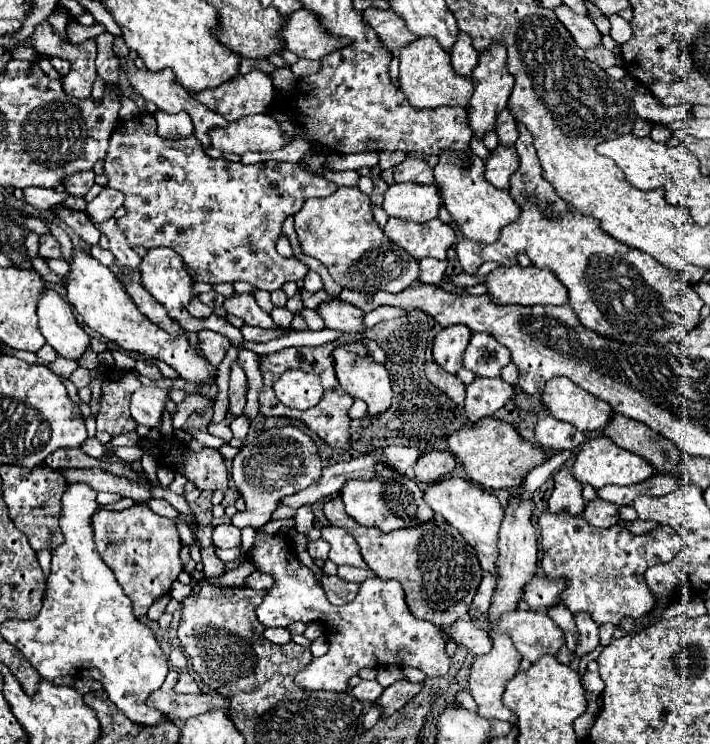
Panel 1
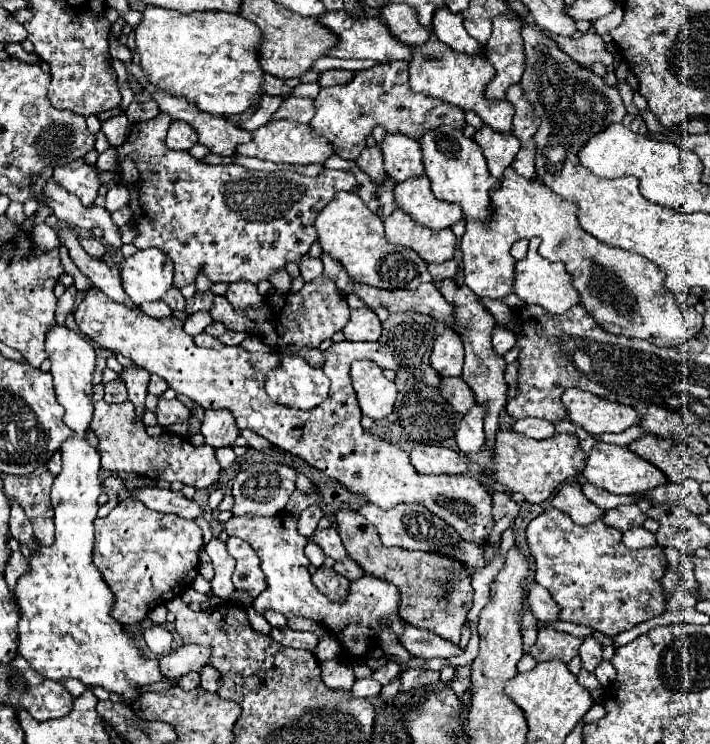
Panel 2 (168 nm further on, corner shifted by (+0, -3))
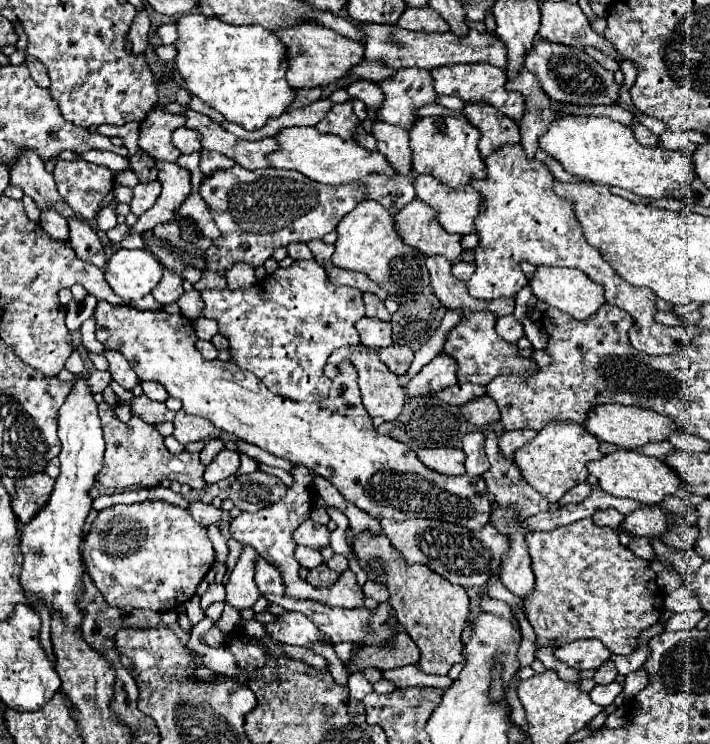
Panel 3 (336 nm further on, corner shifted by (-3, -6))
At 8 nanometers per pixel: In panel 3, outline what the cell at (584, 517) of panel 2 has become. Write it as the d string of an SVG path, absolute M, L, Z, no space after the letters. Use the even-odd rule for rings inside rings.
M606 509L606 511L598 511L598 513L594 513L592 519L596 521L596 525L606 525L606 527L616 529L616 527L622 525L624 515L622 515L620 511L616 511L616 509Z

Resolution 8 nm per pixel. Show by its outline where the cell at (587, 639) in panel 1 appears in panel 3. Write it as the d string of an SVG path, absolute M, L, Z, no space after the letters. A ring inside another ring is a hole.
M610 661L610 663L604 663L604 665L596 671L594 681L596 681L598 685L608 685L608 683L612 683L616 677L618 677L618 671L616 671L614 663Z

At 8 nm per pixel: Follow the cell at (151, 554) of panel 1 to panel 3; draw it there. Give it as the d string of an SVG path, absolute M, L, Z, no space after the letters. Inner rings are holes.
M142 501L130 505L112 505L108 509L98 511L90 533L82 547L82 559L88 567L88 573L94 585L102 591L104 599L112 607L136 607L136 609L150 609L150 611L170 611L178 609L186 603L194 593L198 583L210 571L214 563L214 547L208 539L206 527L196 523L186 509L170 505L168 501Z

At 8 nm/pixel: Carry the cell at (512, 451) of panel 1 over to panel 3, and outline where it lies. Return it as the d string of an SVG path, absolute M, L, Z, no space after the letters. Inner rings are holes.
M550 421L532 441L524 443L516 451L514 461L520 467L524 481L528 481L530 487L534 487L550 503L556 503L568 489L586 481L586 463L600 457L604 457L600 451L600 439L588 433L584 425L576 421Z

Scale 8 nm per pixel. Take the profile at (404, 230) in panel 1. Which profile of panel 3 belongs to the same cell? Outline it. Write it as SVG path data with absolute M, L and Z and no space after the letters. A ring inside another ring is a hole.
M418 197L408 207L404 207L394 219L402 239L424 255L442 255L452 261L462 253L462 235L448 233L440 225L436 209L428 207L428 203L420 201Z

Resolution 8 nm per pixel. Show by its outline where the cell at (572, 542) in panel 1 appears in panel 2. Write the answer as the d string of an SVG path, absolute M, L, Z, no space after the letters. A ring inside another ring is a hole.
M553 508L531 520L527 540L535 562L535 580L545 586L559 604L561 620L591 626L605 636L615 636L665 612L667 600L661 578L667 560L659 544L631 550L621 542L617 528L605 526L601 520L579 526L567 514Z

